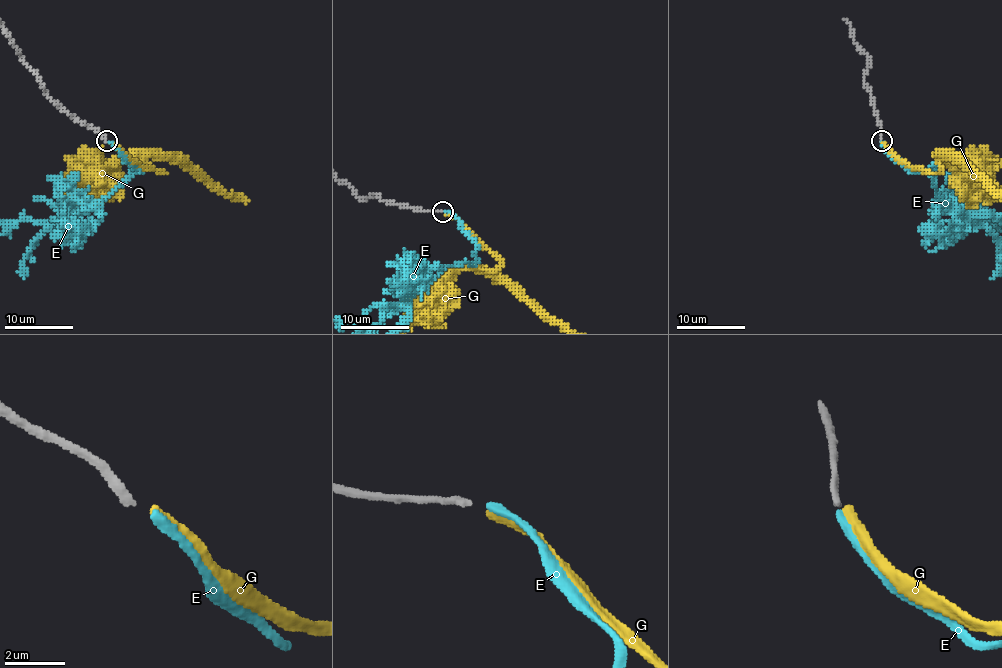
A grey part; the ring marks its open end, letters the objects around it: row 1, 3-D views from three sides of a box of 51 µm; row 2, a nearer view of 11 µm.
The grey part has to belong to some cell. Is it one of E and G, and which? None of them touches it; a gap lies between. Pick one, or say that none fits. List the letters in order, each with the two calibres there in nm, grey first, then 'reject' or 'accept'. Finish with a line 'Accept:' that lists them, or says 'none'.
E: calibres 260 and 300 nm; accept
G: calibres 260 and 340 nm; reject
Accept: E

